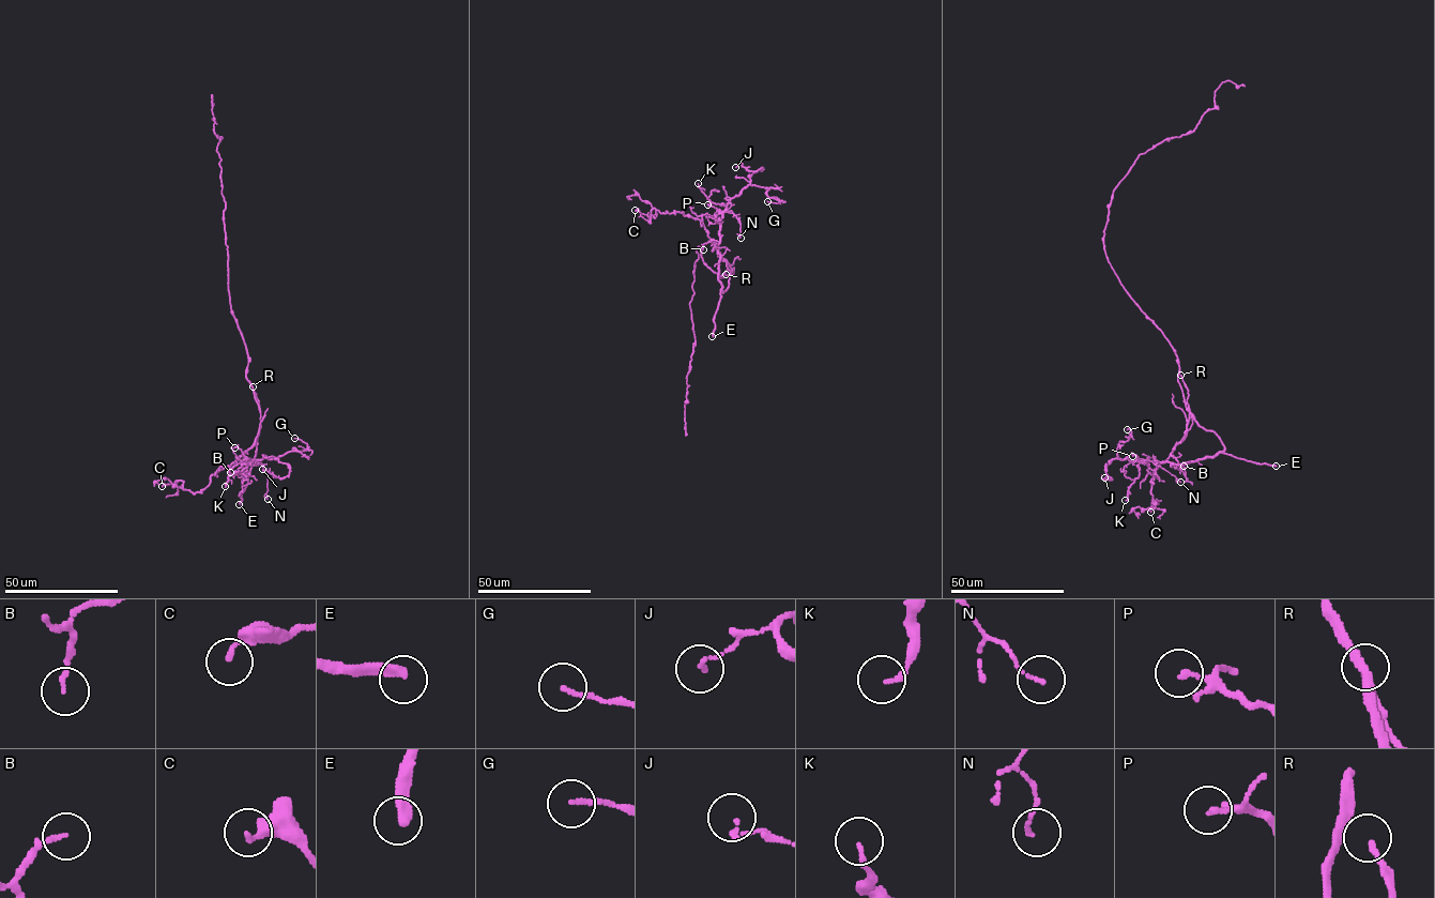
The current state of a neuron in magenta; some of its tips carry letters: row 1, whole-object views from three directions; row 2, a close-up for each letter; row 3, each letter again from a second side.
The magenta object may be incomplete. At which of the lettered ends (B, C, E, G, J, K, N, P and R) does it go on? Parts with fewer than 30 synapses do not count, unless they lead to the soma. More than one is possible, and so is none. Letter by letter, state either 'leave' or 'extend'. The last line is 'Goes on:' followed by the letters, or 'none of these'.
B: leave
C: leave
E: extend
G: leave
J: leave
K: leave
N: leave
P: leave
R: leave
Goes on: E

